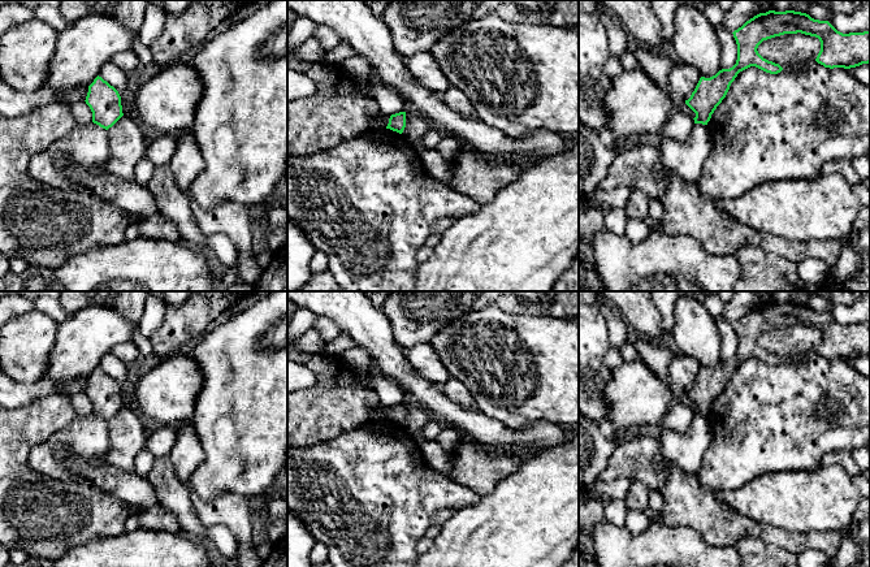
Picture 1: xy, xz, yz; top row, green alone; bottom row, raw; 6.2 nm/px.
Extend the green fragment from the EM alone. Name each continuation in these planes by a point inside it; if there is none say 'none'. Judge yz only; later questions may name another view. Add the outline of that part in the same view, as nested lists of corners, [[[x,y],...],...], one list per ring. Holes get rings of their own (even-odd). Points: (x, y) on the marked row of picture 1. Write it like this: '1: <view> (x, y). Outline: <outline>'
none

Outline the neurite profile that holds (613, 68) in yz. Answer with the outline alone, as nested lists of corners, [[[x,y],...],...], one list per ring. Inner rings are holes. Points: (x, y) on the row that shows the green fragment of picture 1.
[[[609,57],[605,64],[605,73],[614,79],[623,72],[622,61],[616,57]]]

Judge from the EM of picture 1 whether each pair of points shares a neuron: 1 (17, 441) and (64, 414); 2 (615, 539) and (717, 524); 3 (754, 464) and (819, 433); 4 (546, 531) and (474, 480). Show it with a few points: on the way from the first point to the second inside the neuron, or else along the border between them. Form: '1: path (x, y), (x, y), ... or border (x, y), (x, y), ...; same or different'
1: path (29, 429), (42, 418), (52, 414); same
2: border (659, 522), (689, 527), (709, 544), (715, 545); different
3: path (770, 449), (787, 433), (804, 433); same
4: border (514, 471), (503, 476), (481, 497); different

